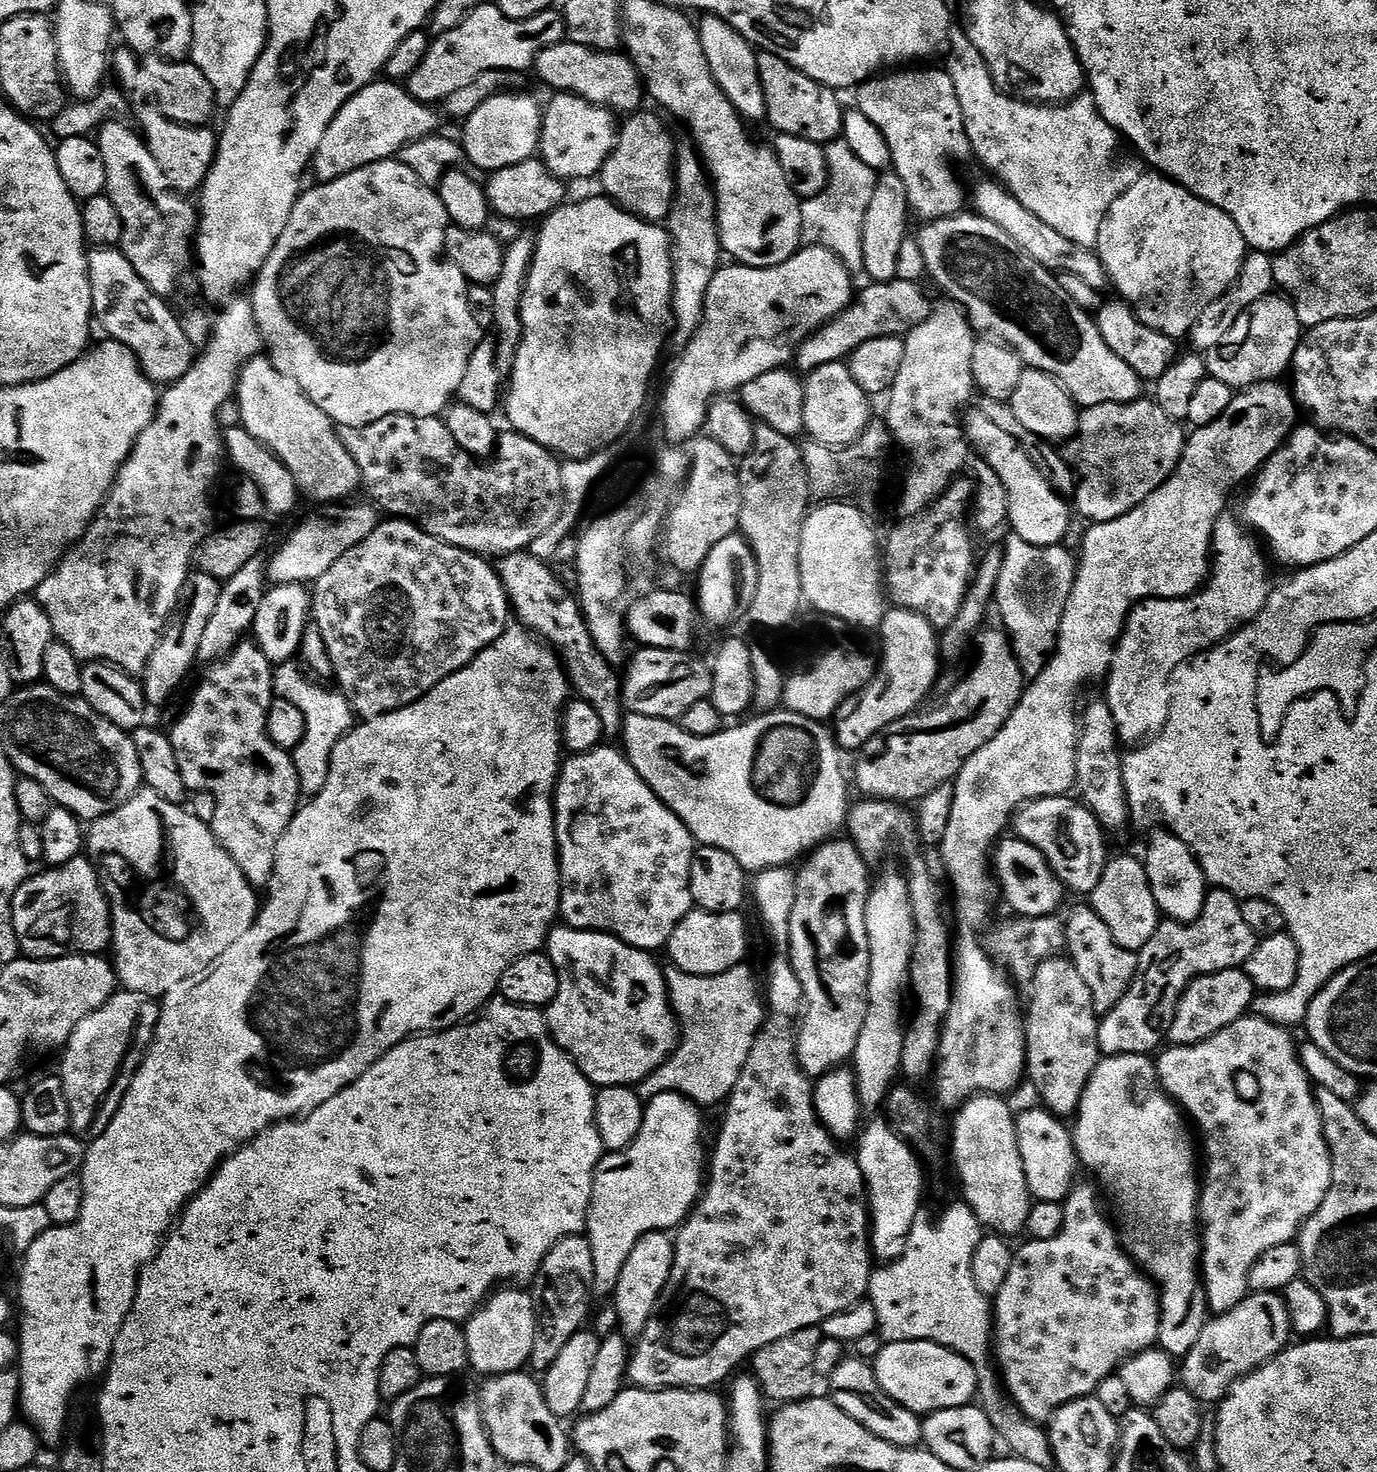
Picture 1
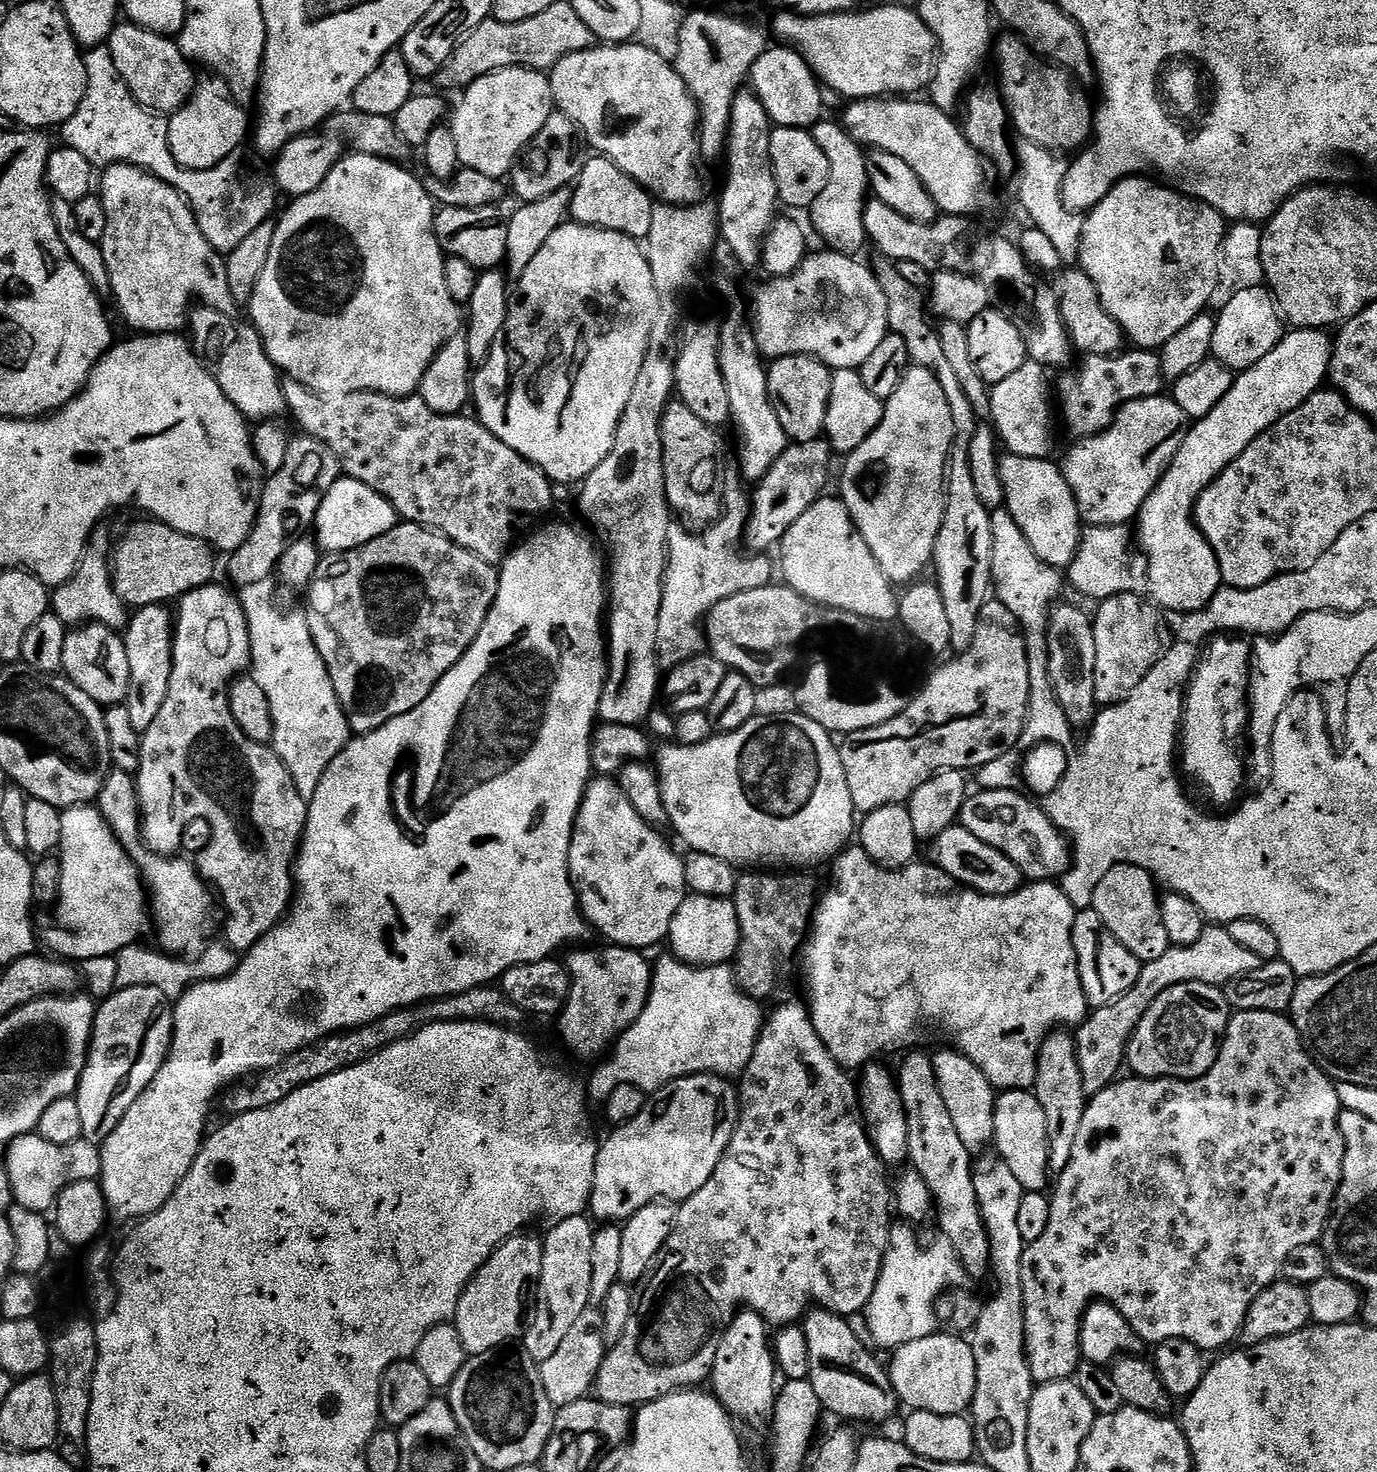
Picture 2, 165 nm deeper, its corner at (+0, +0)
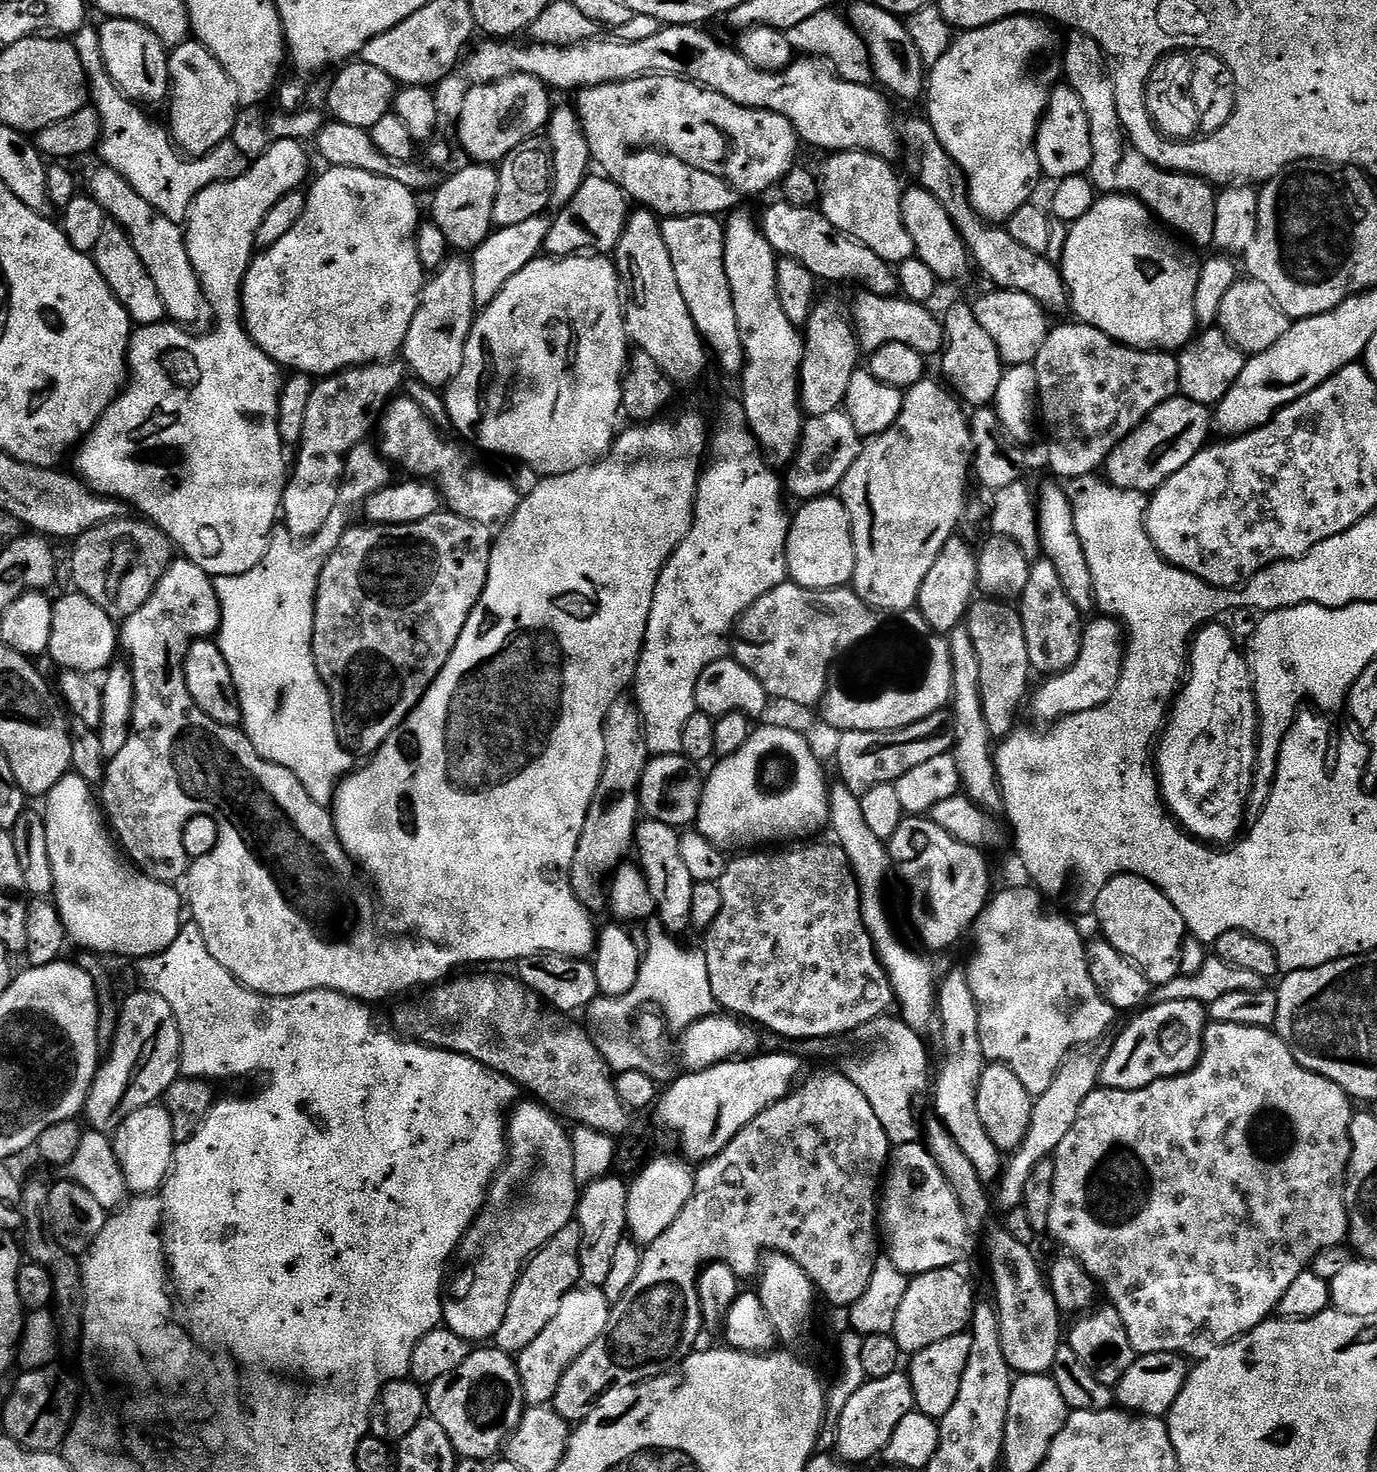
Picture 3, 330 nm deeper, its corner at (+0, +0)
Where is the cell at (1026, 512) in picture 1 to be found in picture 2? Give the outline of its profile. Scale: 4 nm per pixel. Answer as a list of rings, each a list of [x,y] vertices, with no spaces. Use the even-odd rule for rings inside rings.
[[[1025,459],[1023,461],[1022,466],[1024,466],[1024,489],[1022,489],[1021,492],[1017,494],[1016,500],[1009,499],[1007,501],[1006,507],[1007,507],[1008,511],[1011,512],[1012,517],[1014,519],[1016,519],[1016,521],[1018,522],[1018,526],[1020,527],[1020,529],[1022,530],[1022,532],[1024,534],[1026,534],[1026,542],[1030,542],[1030,546],[1034,546],[1034,554],[1038,554],[1038,558],[1042,558],[1042,562],[1046,562],[1050,566],[1054,566],[1055,568],[1058,568],[1058,569],[1061,569],[1061,570],[1068,570],[1068,569],[1071,569],[1072,564],[1076,560],[1076,551],[1078,550],[1078,546],[1080,545],[1080,534],[1081,534],[1081,531],[1082,531],[1082,521],[1081,521],[1081,518],[1080,518],[1080,511],[1078,510],[1078,506],[1076,505],[1076,499],[1074,498],[1074,494],[1072,493],[1072,491],[1070,490],[1070,486],[1066,482],[1066,478],[1064,477],[1063,471],[1061,471],[1061,469],[1059,467],[1056,467],[1056,468],[1050,469],[1049,472],[1048,472],[1048,468],[1047,468],[1046,464],[1047,463],[1041,462],[1040,460],[1029,460],[1029,459]],[[1047,472],[1048,472],[1048,492],[1044,492],[1044,475],[1046,475]]]

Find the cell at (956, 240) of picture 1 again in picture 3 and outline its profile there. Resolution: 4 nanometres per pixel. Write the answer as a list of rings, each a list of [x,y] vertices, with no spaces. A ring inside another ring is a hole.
[[[834,152],[818,172],[818,208],[840,232],[869,247],[891,266],[913,259],[916,244],[902,222],[900,180],[893,165],[869,152]]]

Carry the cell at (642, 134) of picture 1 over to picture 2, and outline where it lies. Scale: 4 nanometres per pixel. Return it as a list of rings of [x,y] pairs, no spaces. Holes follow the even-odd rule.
[[[599,154],[585,159],[582,174],[572,188],[571,219],[592,228],[605,228],[618,234],[631,236],[637,242],[647,241],[650,234],[650,218],[654,207],[653,197],[634,178],[630,178],[614,162]]]

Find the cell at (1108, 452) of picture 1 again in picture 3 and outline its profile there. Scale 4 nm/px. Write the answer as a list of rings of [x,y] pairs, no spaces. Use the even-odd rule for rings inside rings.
[[[1177,394],[1173,400],[1162,402],[1162,406],[1155,408],[1113,450],[1106,465],[1106,479],[1116,488],[1151,494],[1206,447],[1211,432],[1214,432],[1213,409]]]

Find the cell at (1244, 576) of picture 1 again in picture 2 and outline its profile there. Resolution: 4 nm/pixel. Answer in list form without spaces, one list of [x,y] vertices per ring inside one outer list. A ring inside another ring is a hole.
[[[1120,592],[1108,600],[1099,601],[1097,608],[1100,609],[1094,612],[1092,629],[1094,630],[1094,646],[1098,646],[1098,662],[1094,662],[1094,694],[1097,705],[1122,703],[1138,686],[1138,682],[1142,682],[1146,674],[1150,674],[1150,670],[1162,655],[1159,616],[1161,613],[1155,607],[1152,609],[1142,597],[1143,595],[1135,592]]]

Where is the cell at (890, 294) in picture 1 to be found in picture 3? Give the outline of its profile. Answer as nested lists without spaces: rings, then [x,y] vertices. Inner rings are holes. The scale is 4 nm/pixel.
[[[1031,14],[1026,16],[1007,16],[1005,20],[994,22],[990,26],[964,30],[953,39],[952,45],[938,58],[936,64],[931,65],[926,76],[926,101],[928,100],[928,113],[926,119],[931,124],[934,134],[938,134],[938,142],[954,158],[954,162],[964,172],[968,180],[968,197],[972,203],[972,209],[984,220],[989,222],[1006,222],[1022,206],[1026,206],[1035,196],[1036,183],[1042,180],[1038,154],[1036,153],[1036,132],[1040,128],[1040,120],[1048,111],[1048,103],[1053,90],[1061,83],[1064,75],[1064,50],[1062,40],[1056,37],[1057,29],[1051,23],[1037,18]]]

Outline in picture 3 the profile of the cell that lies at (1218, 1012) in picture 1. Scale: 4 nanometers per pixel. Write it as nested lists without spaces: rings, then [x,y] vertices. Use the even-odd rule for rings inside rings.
[[[1193,1000],[1153,1003],[1137,1011],[1129,1020],[1132,1021],[1125,1026],[1124,1033],[1117,1038],[1108,1057],[1103,1057],[1100,1065],[1100,1083],[1103,1087],[1138,1090],[1150,1086],[1155,1080],[1191,1072],[1199,1062],[1204,1052],[1205,1005]]]

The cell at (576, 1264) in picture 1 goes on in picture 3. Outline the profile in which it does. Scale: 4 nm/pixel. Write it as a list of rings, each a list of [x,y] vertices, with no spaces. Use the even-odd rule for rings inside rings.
[[[573,1222],[567,1224],[544,1248],[539,1248],[535,1256],[524,1266],[520,1274],[520,1280],[516,1283],[516,1289],[508,1303],[508,1313],[497,1330],[494,1337],[495,1347],[509,1354],[518,1354],[526,1346],[530,1346],[562,1306],[562,1300],[566,1294],[581,1283],[580,1279],[580,1247],[582,1246],[582,1234],[580,1225]]]

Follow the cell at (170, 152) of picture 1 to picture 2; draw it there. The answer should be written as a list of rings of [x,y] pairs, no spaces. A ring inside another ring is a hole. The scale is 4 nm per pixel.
[[[211,78],[204,85],[199,85],[198,91],[188,103],[177,112],[171,113],[168,121],[168,141],[170,150],[181,168],[190,170],[210,170],[218,166],[228,156],[237,155],[244,135],[249,135],[250,120],[243,107],[232,99],[227,84],[219,78]]]

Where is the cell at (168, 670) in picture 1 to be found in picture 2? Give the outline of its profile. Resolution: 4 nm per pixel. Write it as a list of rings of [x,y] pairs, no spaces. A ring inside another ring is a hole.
[[[151,604],[133,611],[122,632],[126,658],[130,658],[130,684],[126,706],[130,710],[130,722],[134,730],[141,734],[150,730],[154,718],[158,718],[158,710],[162,710],[162,702],[166,700],[166,690],[169,689],[172,673],[173,631],[173,613],[163,604]]]

